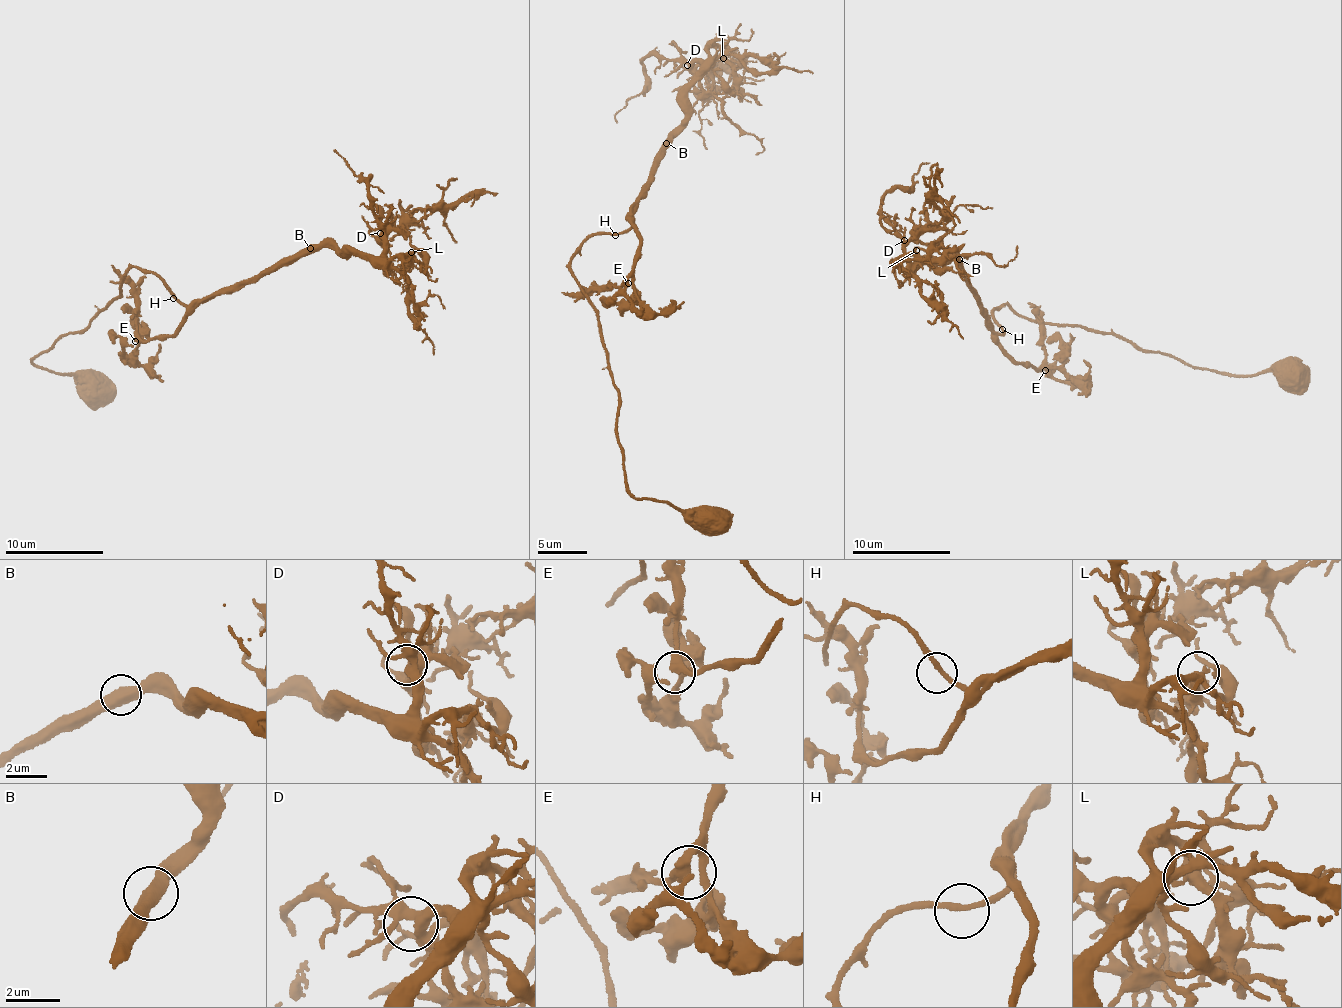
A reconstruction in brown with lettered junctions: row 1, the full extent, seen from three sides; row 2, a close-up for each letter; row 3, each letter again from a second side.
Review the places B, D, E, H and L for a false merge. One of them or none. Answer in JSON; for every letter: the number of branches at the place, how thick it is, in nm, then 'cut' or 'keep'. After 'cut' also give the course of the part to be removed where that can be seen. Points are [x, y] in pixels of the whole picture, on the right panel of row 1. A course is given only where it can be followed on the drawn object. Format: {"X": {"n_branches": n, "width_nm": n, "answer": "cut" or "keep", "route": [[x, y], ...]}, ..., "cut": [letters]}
{"B": {"n_branches": 2, "width_nm": 480, "answer": "keep"}, "D": {"n_branches": 4, "width_nm": 340, "answer": "keep"}, "E": {"n_branches": 3, "width_nm": 300, "answer": "keep"}, "H": {"n_branches": 2, "width_nm": 190, "answer": "keep"}, "L": {"n_branches": 3, "width_nm": 340, "answer": "keep"}, "cut": []}

